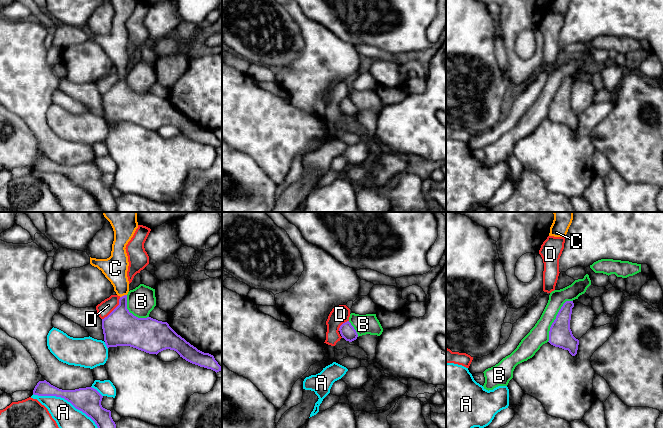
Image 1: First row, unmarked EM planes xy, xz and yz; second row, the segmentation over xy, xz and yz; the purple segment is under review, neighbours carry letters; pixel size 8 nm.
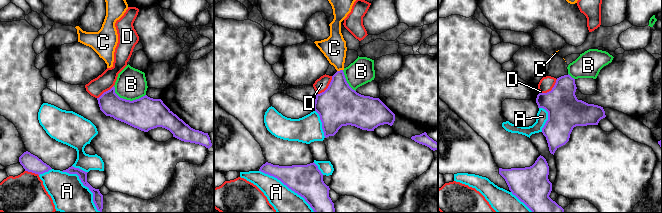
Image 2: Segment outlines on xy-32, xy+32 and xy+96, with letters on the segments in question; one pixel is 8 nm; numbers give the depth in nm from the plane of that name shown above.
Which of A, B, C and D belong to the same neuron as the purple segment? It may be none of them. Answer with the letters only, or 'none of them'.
C

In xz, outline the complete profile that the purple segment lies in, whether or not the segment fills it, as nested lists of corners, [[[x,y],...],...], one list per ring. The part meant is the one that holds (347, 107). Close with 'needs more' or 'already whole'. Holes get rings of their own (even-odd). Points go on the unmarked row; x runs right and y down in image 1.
[[[349,97],[343,99],[339,104],[340,110],[342,114],[346,117],[352,118],[357,115],[358,110],[354,103],[351,101]]] | already whole

